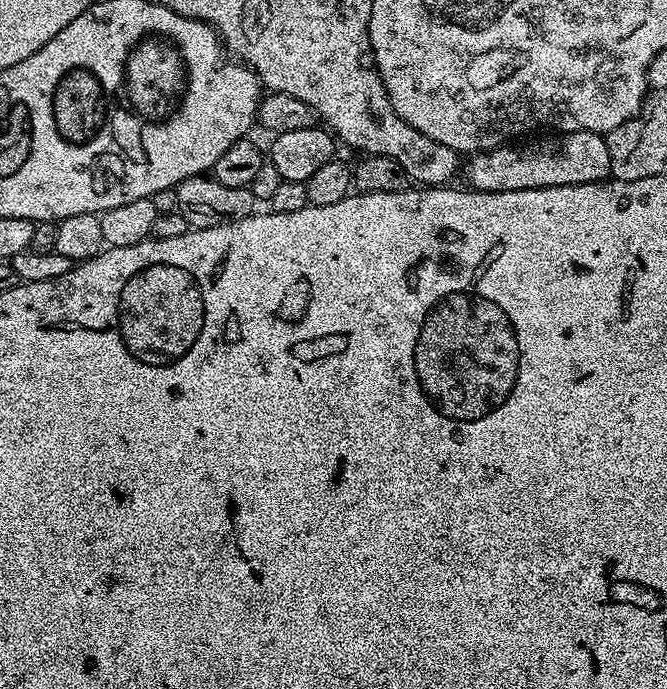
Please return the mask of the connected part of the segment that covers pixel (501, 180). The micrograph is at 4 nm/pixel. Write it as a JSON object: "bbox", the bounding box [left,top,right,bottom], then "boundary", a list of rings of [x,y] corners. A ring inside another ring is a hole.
{"bbox":[467,132,612,192],"boundary":[[[561,132],[541,136],[544,136],[541,140],[528,138],[523,142],[512,142],[507,146],[492,148],[489,152],[469,155],[467,187],[478,192],[505,192],[598,184],[612,176],[608,142],[601,133]]]}

